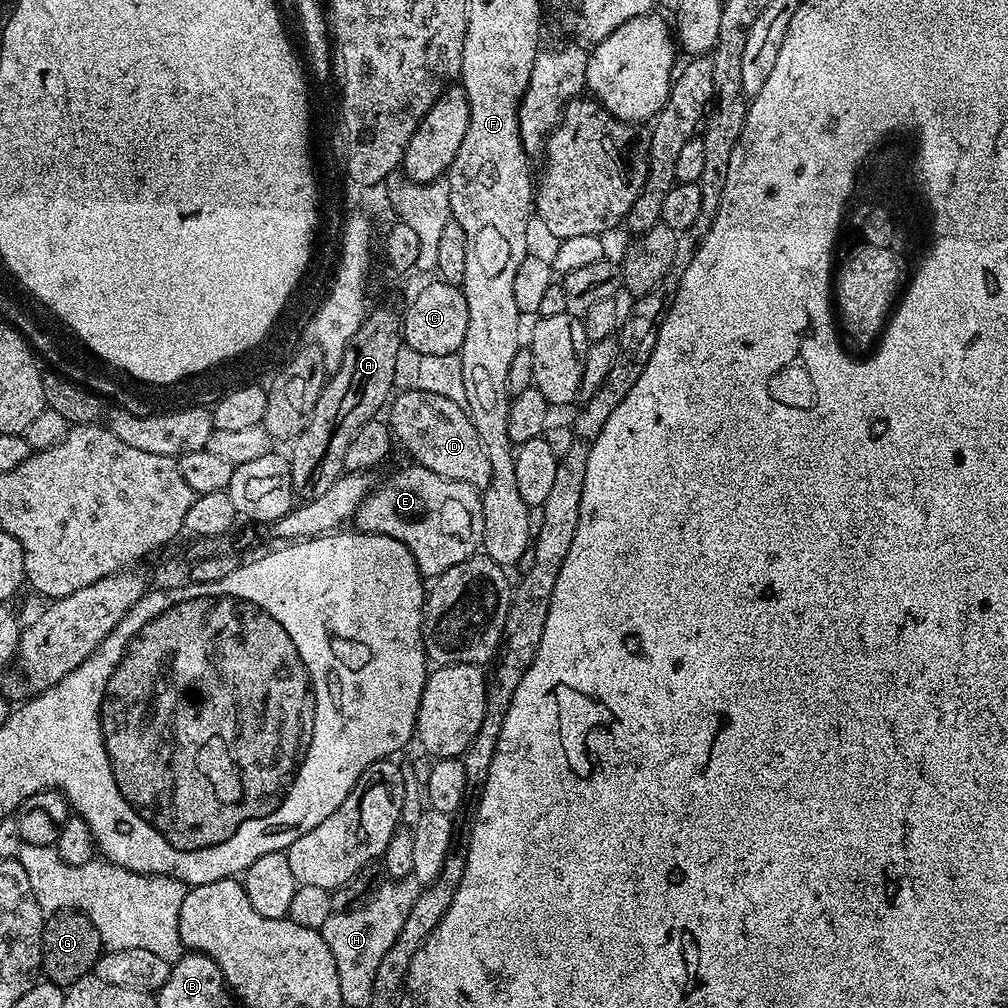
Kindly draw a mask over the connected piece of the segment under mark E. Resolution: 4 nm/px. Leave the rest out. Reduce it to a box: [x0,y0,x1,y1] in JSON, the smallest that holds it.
[354,466,484,576]

